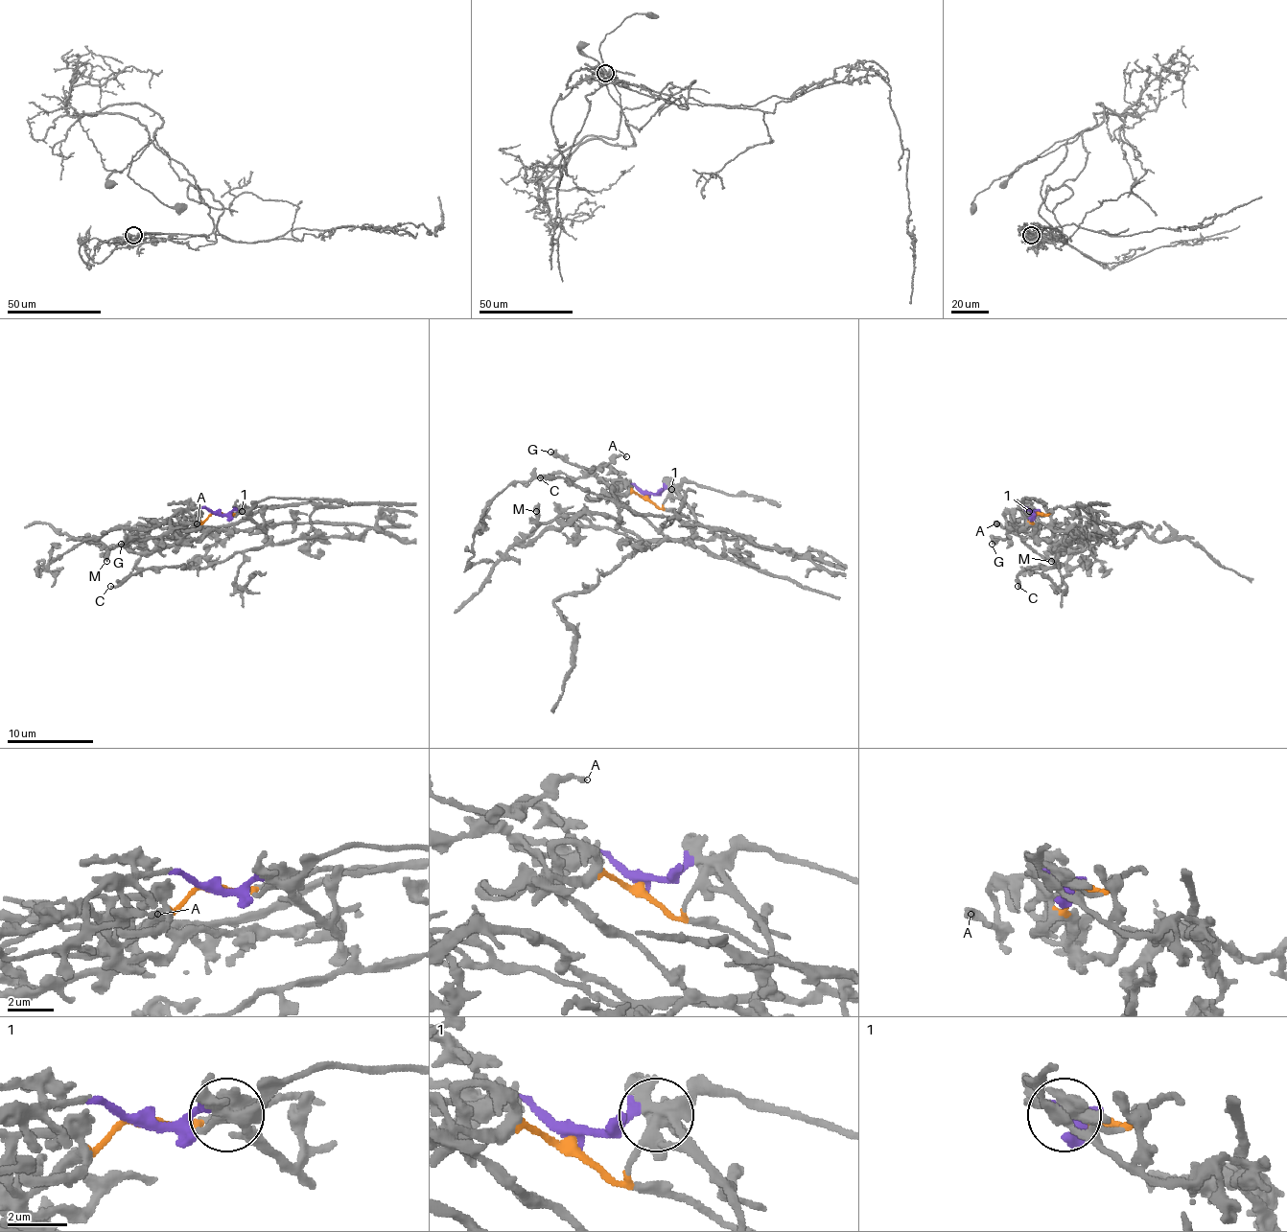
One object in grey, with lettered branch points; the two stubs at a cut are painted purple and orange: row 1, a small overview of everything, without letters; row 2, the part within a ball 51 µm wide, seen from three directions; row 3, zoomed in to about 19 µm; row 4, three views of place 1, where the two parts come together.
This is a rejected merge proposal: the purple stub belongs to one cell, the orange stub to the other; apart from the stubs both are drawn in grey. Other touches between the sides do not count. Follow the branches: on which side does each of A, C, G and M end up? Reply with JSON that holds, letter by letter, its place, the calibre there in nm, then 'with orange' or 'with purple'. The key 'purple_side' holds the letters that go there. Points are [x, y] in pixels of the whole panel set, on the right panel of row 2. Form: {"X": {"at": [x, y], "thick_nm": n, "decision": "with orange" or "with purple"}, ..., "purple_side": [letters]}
{"A": {"at": [996, 523], "thick_nm": 200, "decision": "with purple"}, "C": {"at": [1017, 586], "thick_nm": 200, "decision": "with purple"}, "G": {"at": [992, 544], "thick_nm": 400, "decision": "with purple"}, "M": {"at": [1051, 561], "thick_nm": 320, "decision": "with purple"}, "purple_side": ["A", "C", "G", "M"]}

